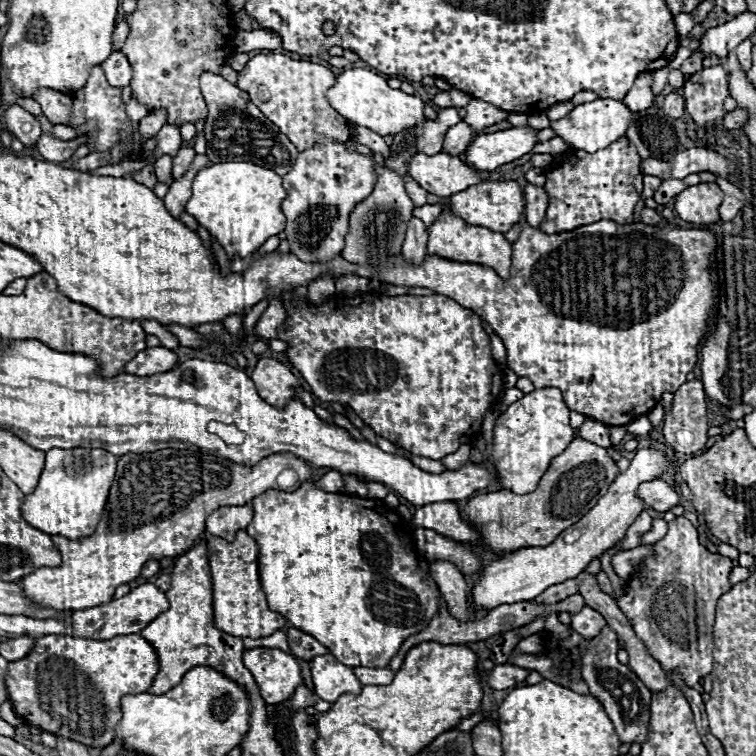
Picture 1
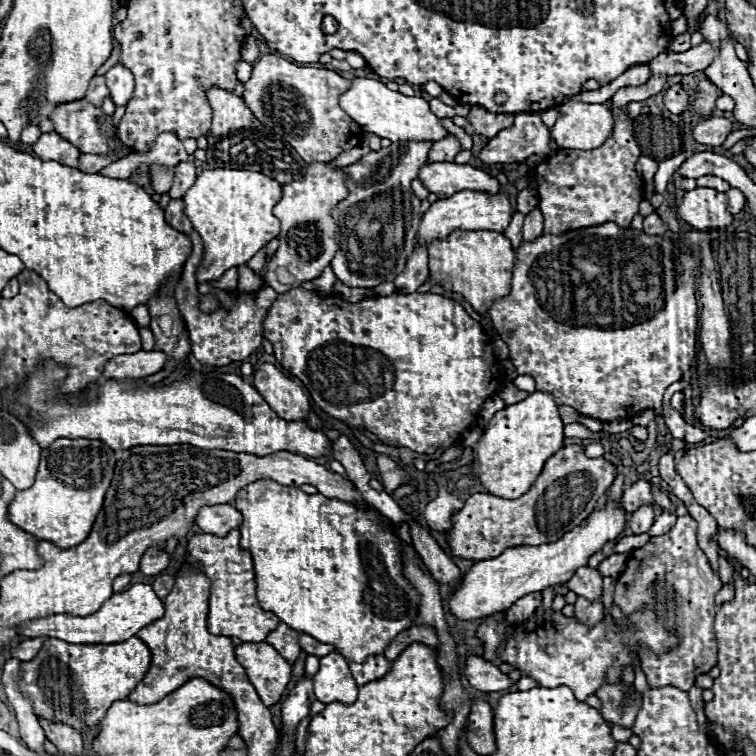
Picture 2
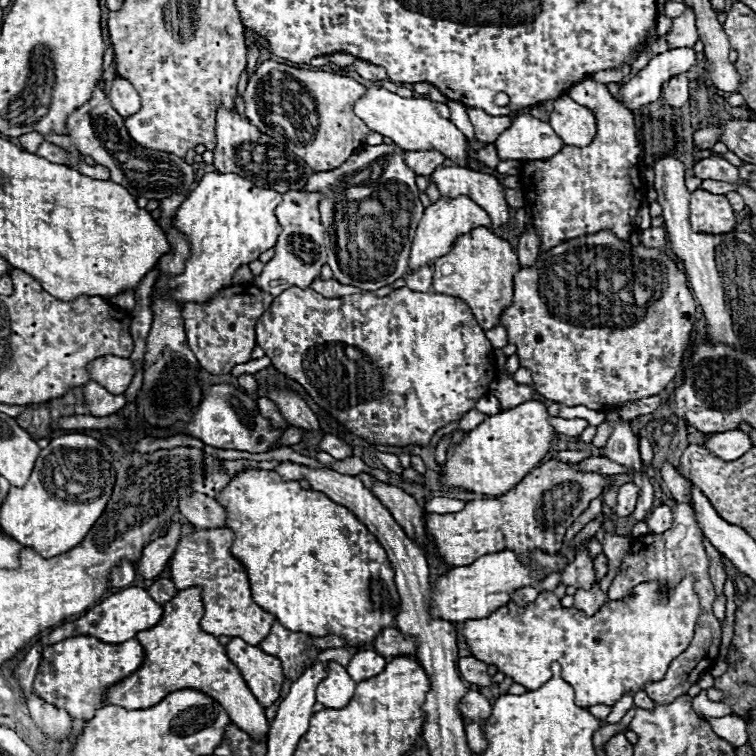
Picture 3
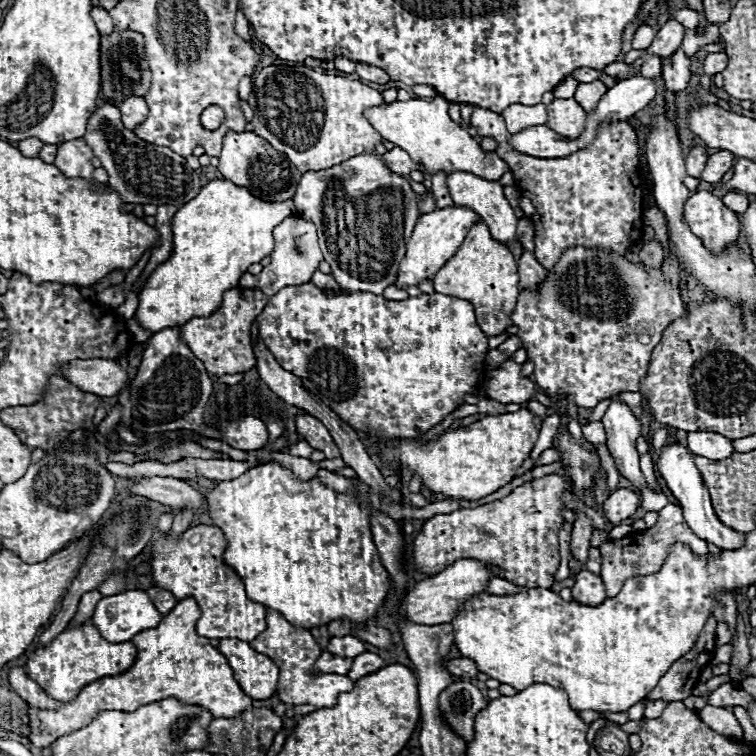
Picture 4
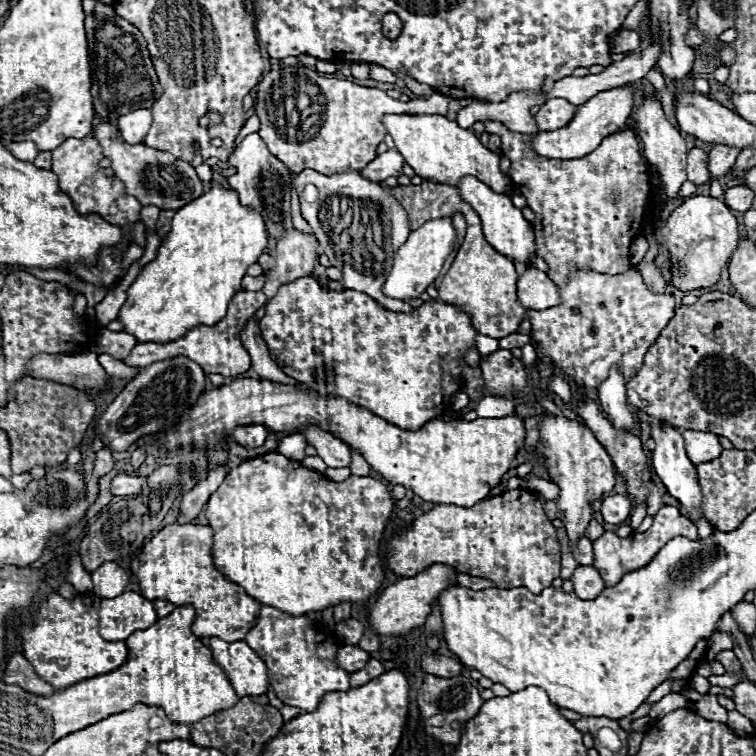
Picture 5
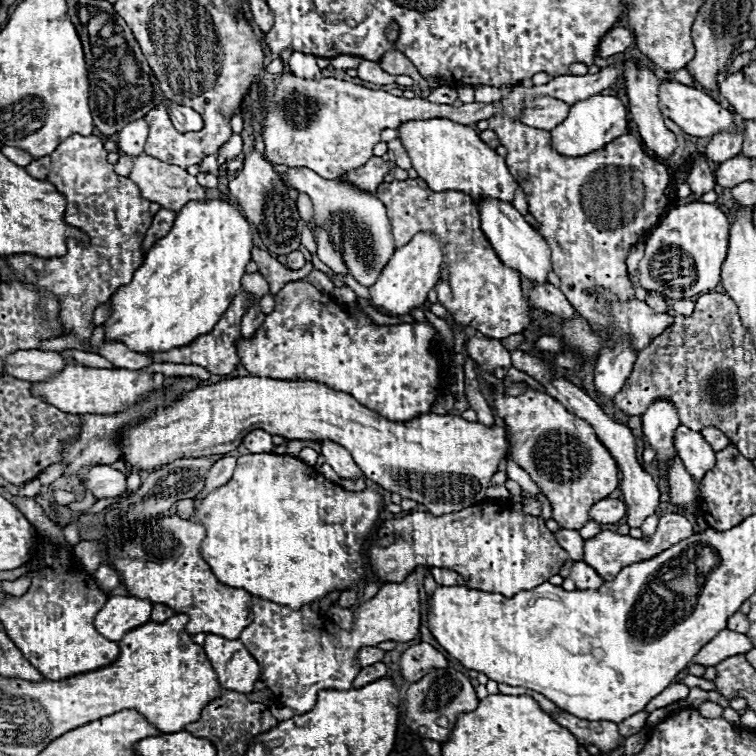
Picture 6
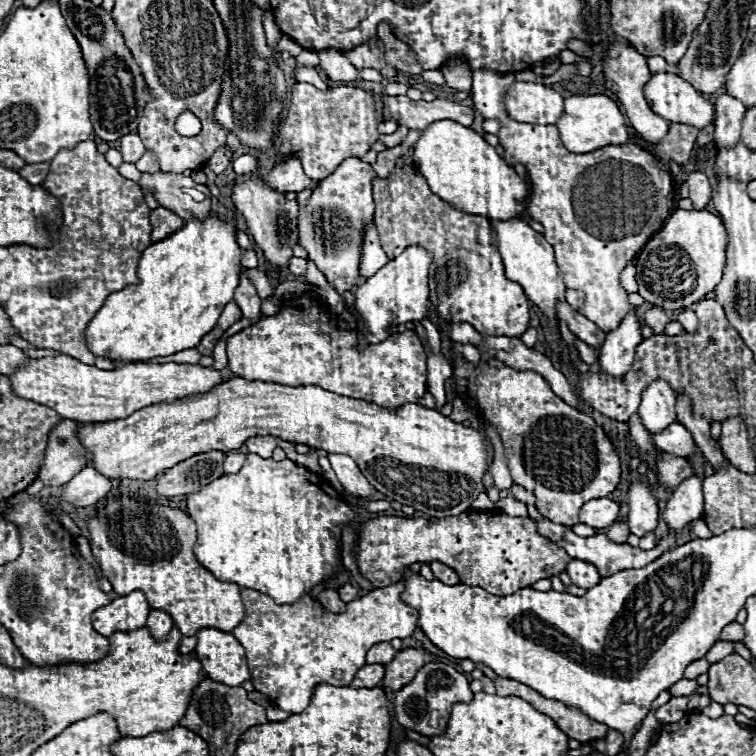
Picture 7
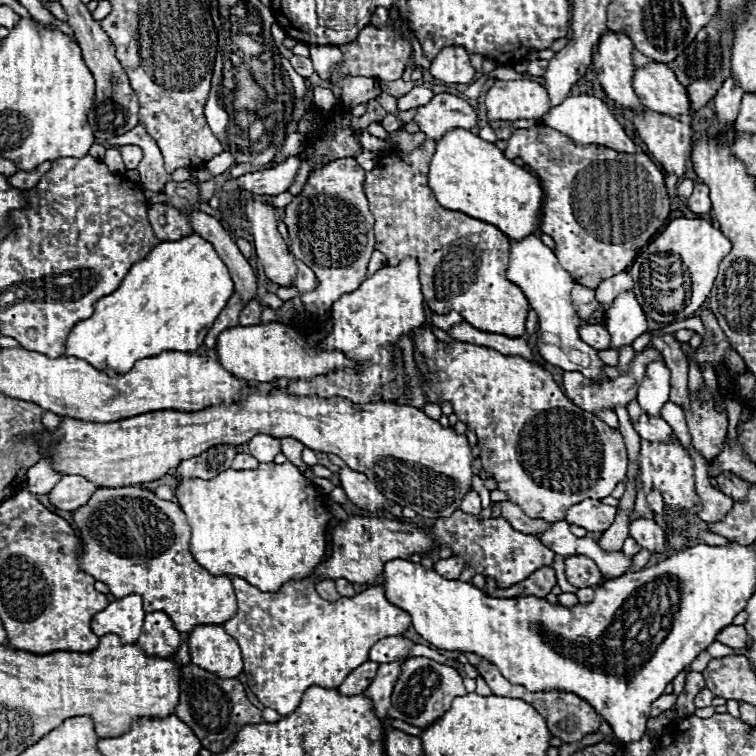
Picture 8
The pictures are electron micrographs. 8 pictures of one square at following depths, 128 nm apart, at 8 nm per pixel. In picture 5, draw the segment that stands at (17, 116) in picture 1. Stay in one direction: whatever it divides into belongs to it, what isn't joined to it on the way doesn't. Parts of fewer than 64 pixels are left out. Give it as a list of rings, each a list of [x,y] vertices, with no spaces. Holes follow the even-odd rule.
[[[12,142],[12,144],[8,144],[6,148],[14,154],[14,158],[24,160],[24,162],[34,162],[34,158],[36,158],[38,152],[40,152],[34,142]]]

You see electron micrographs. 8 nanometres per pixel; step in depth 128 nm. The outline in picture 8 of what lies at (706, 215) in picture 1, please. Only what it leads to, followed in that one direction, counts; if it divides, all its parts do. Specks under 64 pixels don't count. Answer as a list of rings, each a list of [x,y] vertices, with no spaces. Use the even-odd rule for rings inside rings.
[[[684,216],[670,220],[664,232],[638,254],[630,272],[636,276],[636,294],[644,314],[658,324],[690,318],[706,302],[718,274],[718,264],[728,252],[730,240],[710,220]]]

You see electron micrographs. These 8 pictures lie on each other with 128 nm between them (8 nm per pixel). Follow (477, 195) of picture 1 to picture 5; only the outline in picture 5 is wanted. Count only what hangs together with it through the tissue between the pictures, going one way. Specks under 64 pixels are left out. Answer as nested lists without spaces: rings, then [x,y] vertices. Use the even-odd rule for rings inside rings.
[[[448,218],[430,220],[430,222],[422,224],[418,230],[410,232],[408,240],[398,248],[398,252],[394,256],[392,270],[386,278],[386,282],[382,284],[382,294],[388,298],[396,298],[396,300],[410,300],[410,298],[418,298],[420,294],[424,294],[426,288],[434,284],[434,280],[440,274],[442,264],[448,258],[448,254],[452,252],[454,244],[456,244],[456,232],[454,232],[452,220],[448,220]]]

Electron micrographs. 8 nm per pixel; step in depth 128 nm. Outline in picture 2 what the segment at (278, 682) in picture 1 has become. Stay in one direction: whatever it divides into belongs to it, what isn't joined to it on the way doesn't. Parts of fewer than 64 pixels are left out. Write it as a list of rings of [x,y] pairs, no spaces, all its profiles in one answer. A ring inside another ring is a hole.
[[[242,642],[236,646],[236,660],[244,666],[248,680],[256,688],[260,700],[272,706],[280,700],[290,682],[290,664],[266,642]]]

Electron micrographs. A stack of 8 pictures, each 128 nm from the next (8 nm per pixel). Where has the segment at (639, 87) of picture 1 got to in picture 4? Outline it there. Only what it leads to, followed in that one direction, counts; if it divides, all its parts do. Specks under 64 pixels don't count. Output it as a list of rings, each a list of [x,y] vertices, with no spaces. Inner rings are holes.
[[[594,80],[594,82],[588,82],[588,84],[580,84],[576,94],[574,94],[574,100],[586,110],[590,112],[590,108],[594,108],[594,104],[598,104],[600,96],[606,92],[608,88],[600,82],[600,80]],[[474,108],[470,124],[482,138],[490,136],[498,142],[496,154],[510,166],[522,196],[534,204],[536,212],[530,218],[536,242],[534,256],[546,270],[552,270],[568,248],[584,246],[624,256],[634,244],[634,238],[638,240],[642,236],[642,186],[638,178],[640,146],[636,132],[628,122],[600,124],[594,144],[566,158],[534,158],[512,150],[510,132],[506,130],[502,116],[490,110]]]

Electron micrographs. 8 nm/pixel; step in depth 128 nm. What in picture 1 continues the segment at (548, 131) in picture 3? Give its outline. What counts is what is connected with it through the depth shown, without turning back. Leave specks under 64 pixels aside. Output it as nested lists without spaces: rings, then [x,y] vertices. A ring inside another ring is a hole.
[[[514,126],[494,134],[476,136],[466,150],[466,162],[476,170],[496,170],[502,164],[514,162],[538,144],[536,130],[526,126]]]

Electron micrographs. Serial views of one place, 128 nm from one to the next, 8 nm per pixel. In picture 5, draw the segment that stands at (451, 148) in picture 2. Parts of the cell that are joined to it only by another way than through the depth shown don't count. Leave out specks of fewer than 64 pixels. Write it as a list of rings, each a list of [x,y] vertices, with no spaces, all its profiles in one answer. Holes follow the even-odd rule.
[[[388,150],[370,162],[362,170],[362,176],[372,182],[384,182],[388,176],[400,176],[402,164],[404,164],[404,158],[396,150]]]

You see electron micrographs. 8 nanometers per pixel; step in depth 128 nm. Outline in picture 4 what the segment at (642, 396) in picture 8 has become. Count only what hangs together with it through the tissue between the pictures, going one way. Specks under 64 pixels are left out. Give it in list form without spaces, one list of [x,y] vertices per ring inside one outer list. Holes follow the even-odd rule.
[[[668,444],[662,448],[660,456],[658,456],[658,470],[662,474],[662,478],[666,480],[668,488],[672,490],[672,494],[678,498],[682,510],[684,510],[684,518],[688,522],[688,526],[692,528],[694,534],[698,534],[702,540],[718,546],[720,550],[734,550],[738,546],[742,546],[742,534],[734,532],[732,528],[726,528],[714,514],[712,506],[710,506],[710,494],[704,486],[704,480],[698,472],[698,468],[694,466],[692,454],[688,452],[688,448],[684,448],[682,444]]]

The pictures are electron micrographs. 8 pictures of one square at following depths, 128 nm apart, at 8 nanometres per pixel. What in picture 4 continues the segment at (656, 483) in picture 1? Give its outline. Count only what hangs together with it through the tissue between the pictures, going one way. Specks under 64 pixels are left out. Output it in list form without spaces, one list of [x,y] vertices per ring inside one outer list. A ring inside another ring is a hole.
[[[628,488],[614,490],[604,502],[604,516],[612,524],[620,524],[622,520],[630,518],[640,504],[640,496]]]

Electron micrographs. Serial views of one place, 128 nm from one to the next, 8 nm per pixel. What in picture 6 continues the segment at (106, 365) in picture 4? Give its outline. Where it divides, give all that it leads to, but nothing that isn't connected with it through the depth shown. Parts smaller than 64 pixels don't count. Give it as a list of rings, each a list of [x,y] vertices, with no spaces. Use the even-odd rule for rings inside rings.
[[[16,350],[4,360],[4,374],[20,380],[42,380],[42,376],[50,376],[50,372],[58,372],[68,358],[62,358],[58,352],[42,352],[42,350]]]

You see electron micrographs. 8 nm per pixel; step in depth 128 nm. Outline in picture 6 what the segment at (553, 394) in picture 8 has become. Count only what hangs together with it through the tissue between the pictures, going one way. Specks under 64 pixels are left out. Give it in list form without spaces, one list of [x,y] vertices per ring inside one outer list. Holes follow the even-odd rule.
[[[504,378],[500,384],[492,386],[490,394],[494,398],[494,412],[500,416],[506,424],[508,430],[508,444],[510,444],[510,458],[530,474],[532,482],[540,488],[540,492],[548,498],[552,504],[552,518],[560,522],[562,528],[582,528],[582,524],[588,522],[588,510],[594,506],[598,500],[610,496],[618,488],[618,466],[610,452],[602,446],[602,442],[596,438],[592,426],[574,414],[570,414],[558,400],[552,396],[526,386],[520,394],[510,396],[506,394],[508,388],[512,388],[516,382],[510,378]]]

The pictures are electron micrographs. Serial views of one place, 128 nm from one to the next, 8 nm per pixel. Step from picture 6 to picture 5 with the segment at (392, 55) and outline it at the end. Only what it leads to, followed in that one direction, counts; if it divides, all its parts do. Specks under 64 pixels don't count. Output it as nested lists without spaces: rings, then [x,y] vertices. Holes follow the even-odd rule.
[[[400,72],[398,76],[406,82],[406,86],[408,86],[416,96],[430,96],[430,94],[434,94],[434,88],[430,88],[430,86],[426,86],[426,84],[416,82],[416,80],[414,80],[414,78],[410,78],[406,72]]]

